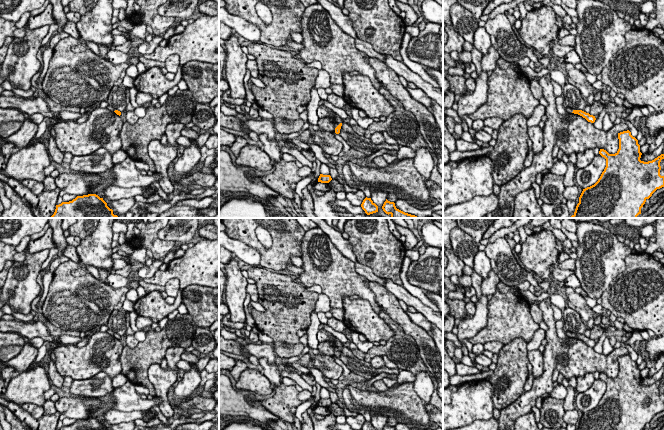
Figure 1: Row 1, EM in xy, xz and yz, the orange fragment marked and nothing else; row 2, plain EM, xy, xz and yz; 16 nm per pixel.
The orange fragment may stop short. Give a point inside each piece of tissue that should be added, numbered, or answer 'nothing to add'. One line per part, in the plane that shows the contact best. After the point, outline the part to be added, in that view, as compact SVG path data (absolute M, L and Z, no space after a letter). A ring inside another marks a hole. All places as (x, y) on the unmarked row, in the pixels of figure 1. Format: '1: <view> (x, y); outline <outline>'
1: xz (322, 336); outline M324 328L318 331L317 339L319 342L332 342L335 351L337 351L340 347L343 346L343 344L336 337L333 337L332 334L328 333Z

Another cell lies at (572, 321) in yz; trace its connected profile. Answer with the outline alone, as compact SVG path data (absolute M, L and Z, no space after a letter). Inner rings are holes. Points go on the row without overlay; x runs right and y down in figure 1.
M565 307L562 310L562 314L565 331L570 331L573 334L584 335L587 325L582 321L580 315L575 310L570 307Z

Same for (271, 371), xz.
M260 358L258 361L271 385L275 385L276 387L280 386L282 384L282 377L280 370L277 368L277 364L270 364L266 358Z

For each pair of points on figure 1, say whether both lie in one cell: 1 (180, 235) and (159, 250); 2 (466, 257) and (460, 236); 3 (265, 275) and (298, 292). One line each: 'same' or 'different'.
1: different
2: same
3: same

